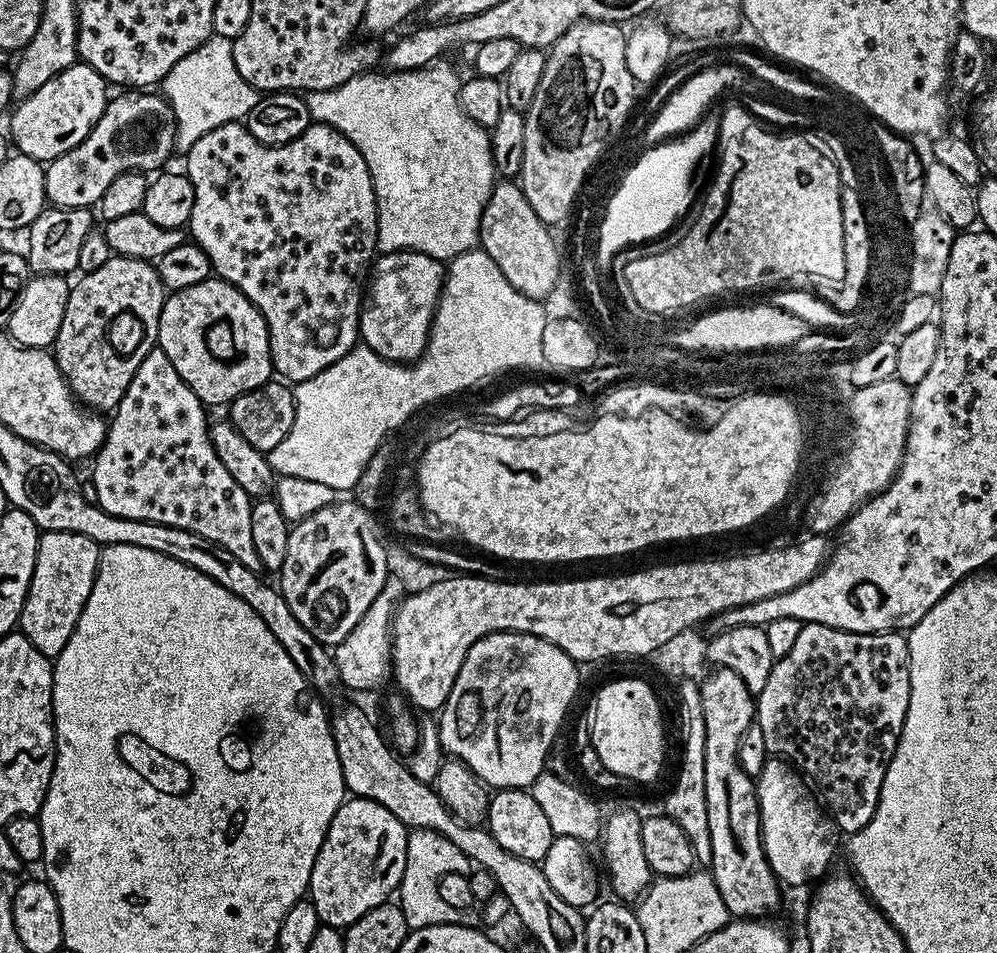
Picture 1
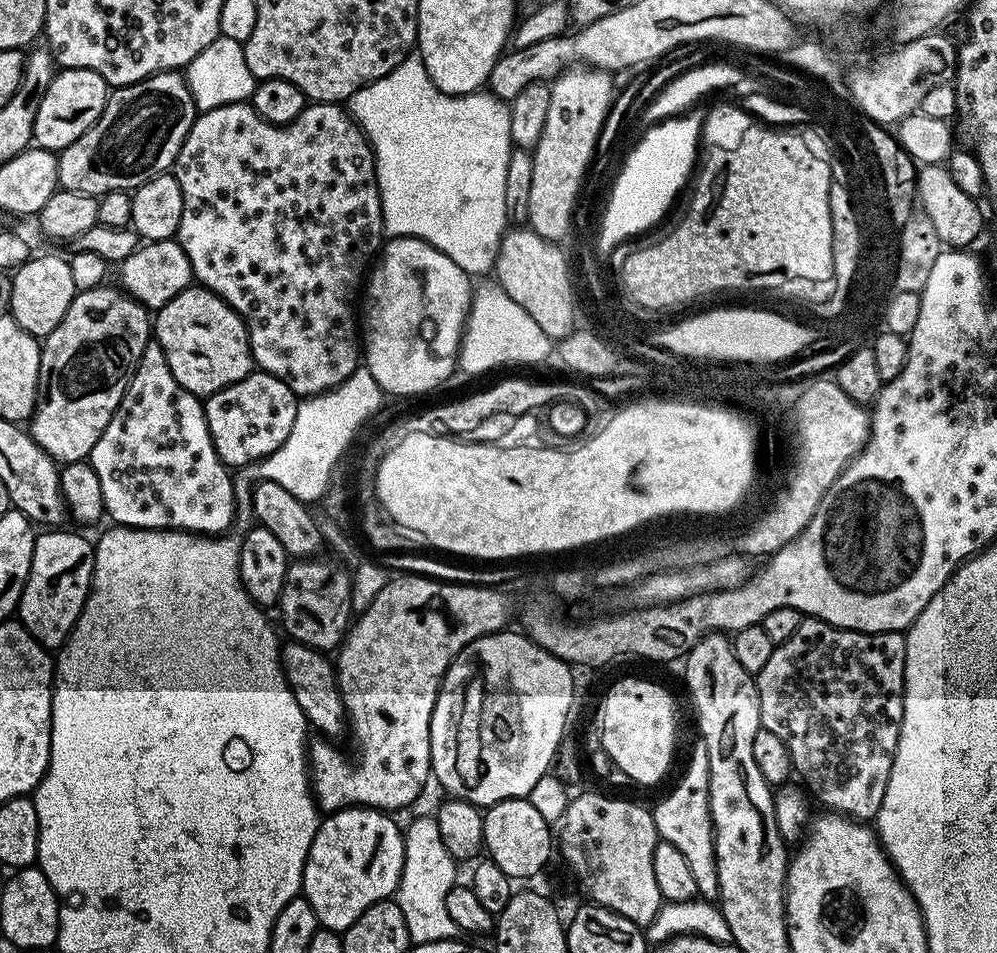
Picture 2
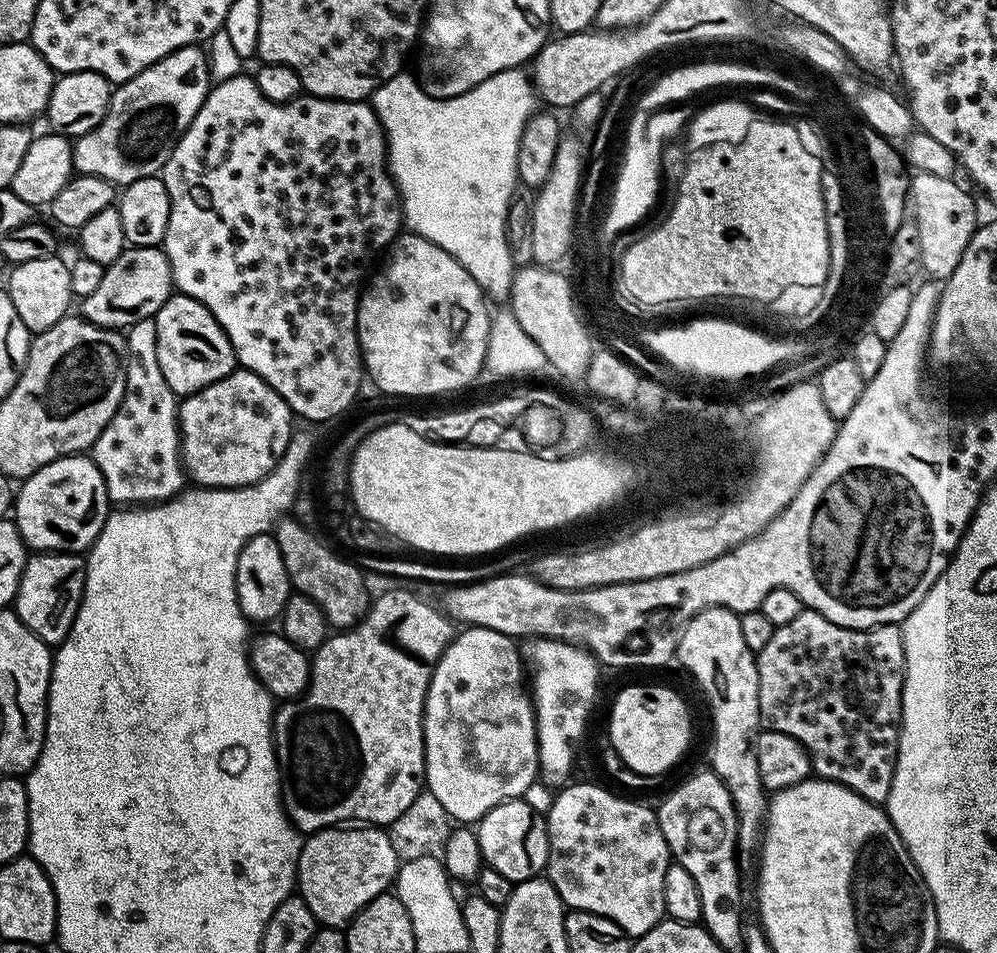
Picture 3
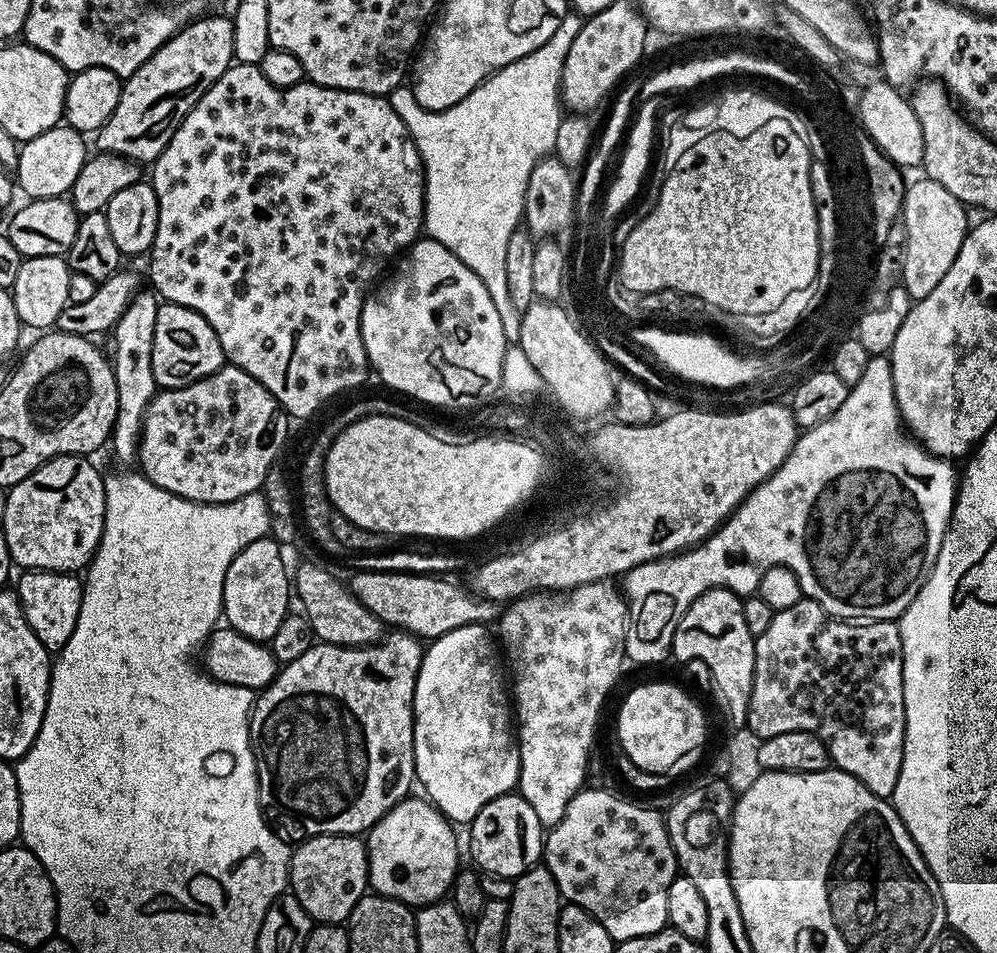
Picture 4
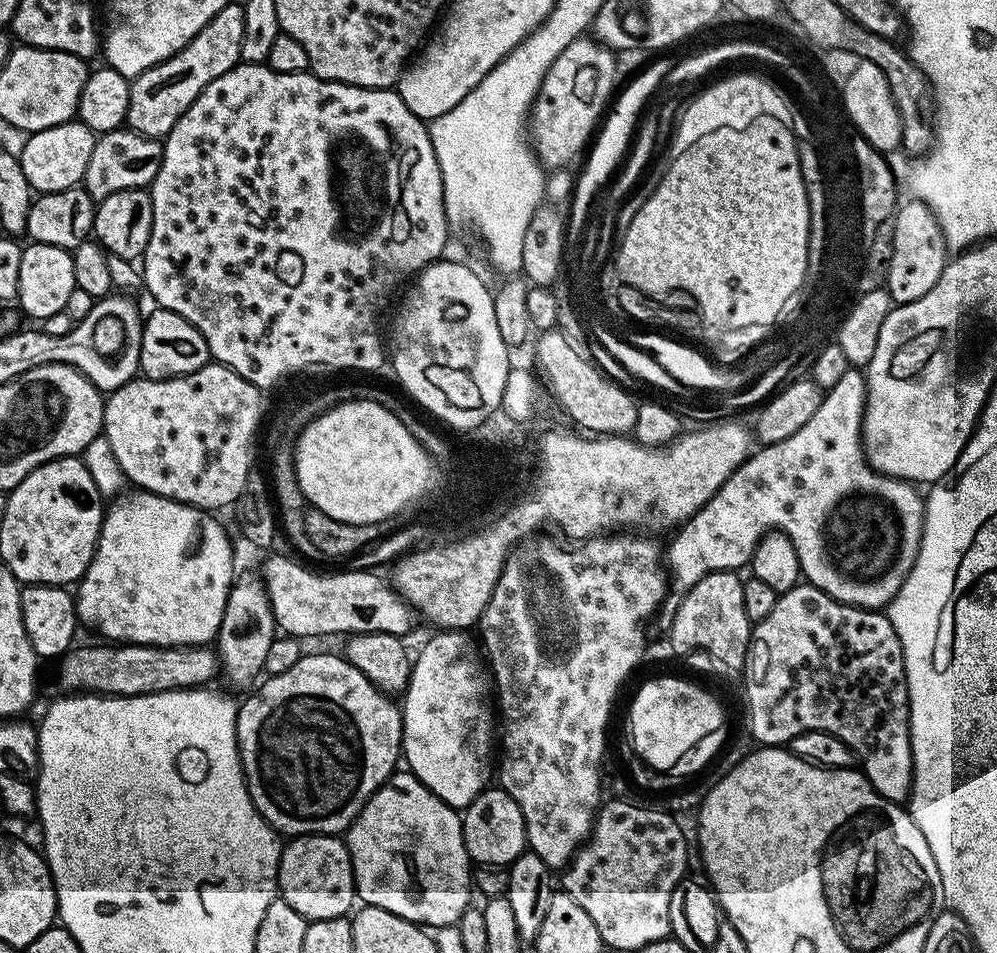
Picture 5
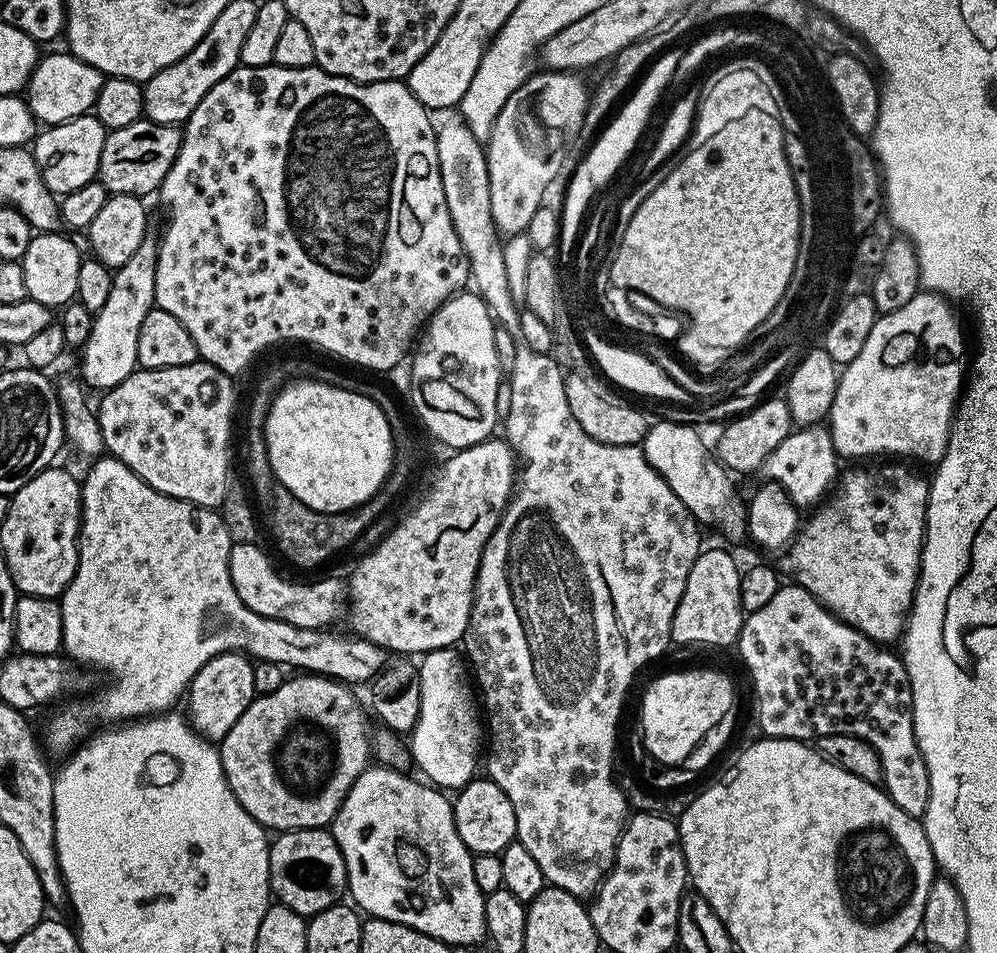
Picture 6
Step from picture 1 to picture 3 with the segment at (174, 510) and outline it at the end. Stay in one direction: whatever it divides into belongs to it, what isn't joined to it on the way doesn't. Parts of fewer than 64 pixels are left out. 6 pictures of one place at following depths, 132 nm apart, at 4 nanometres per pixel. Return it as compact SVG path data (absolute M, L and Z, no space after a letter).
M155 319L134 322L126 330L126 339L128 358L124 362L126 386L122 402L114 418L110 418L100 437L93 442L90 457L105 479L106 490L113 505L163 504L165 500L179 496L186 488L184 461L180 459L180 405L176 392L170 390L170 382L162 378L162 366L158 366L158 334Z

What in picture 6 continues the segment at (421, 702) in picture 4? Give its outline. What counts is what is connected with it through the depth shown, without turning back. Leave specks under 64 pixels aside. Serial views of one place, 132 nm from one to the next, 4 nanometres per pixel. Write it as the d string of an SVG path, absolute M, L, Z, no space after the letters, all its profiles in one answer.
M455 647L439 648L433 652L423 653L421 660L424 661L419 661L418 667L422 706L418 714L416 729L410 734L410 756L414 764L417 764L429 776L427 779L435 787L441 790L449 790L448 788L459 790L477 775L476 759L479 756L481 759L482 745L486 740L486 724L482 719L481 705L478 703L478 692L474 687L474 680L470 675L470 668L465 657Z

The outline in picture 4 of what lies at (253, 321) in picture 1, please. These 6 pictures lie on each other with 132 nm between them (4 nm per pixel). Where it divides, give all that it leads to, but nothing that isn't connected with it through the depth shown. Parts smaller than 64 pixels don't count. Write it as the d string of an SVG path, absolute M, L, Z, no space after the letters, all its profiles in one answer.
M167 302L161 303L158 322L154 322L154 378L161 389L181 388L190 382L198 382L218 369L225 367L226 357L218 342L218 334L194 310Z

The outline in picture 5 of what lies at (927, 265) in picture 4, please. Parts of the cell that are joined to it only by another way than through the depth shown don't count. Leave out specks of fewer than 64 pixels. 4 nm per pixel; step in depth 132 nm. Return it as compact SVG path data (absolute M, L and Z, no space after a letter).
M912 198L909 201L909 204L901 203L894 213L894 254L890 258L886 287L896 304L909 304L922 298L922 294L930 294L934 282L938 282L945 264L950 259L950 249L944 241L944 231L936 215L921 200Z

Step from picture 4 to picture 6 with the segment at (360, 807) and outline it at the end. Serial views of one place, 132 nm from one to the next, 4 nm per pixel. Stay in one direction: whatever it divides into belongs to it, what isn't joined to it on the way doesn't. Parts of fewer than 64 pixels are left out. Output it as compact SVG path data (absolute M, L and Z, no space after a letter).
M296 674L293 676L296 676L293 680L292 677L285 679L284 684L278 686L278 690L265 696L257 695L256 699L250 702L250 706L246 706L242 718L238 718L238 722L234 722L234 726L230 726L230 730L218 744L224 777L234 794L234 798L238 798L242 810L246 810L246 814L250 814L250 818L257 820L266 830L276 828L277 833L290 832L294 828L327 829L331 825L332 819L338 814L350 786L354 786L356 779L364 773L365 768L369 767L370 764L370 727L368 728L368 720L364 717L364 712L360 709L355 694L352 693L355 691L341 681L329 680L327 676L315 674Z

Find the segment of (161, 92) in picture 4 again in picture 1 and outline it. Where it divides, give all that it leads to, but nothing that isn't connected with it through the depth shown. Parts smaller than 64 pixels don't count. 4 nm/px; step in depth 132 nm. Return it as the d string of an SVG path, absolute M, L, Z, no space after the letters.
M124 90L121 96L113 95L88 137L58 159L47 161L44 194L49 205L92 208L99 205L102 194L118 174L152 174L167 165L164 163L176 147L175 114L163 95L152 92L155 91Z

